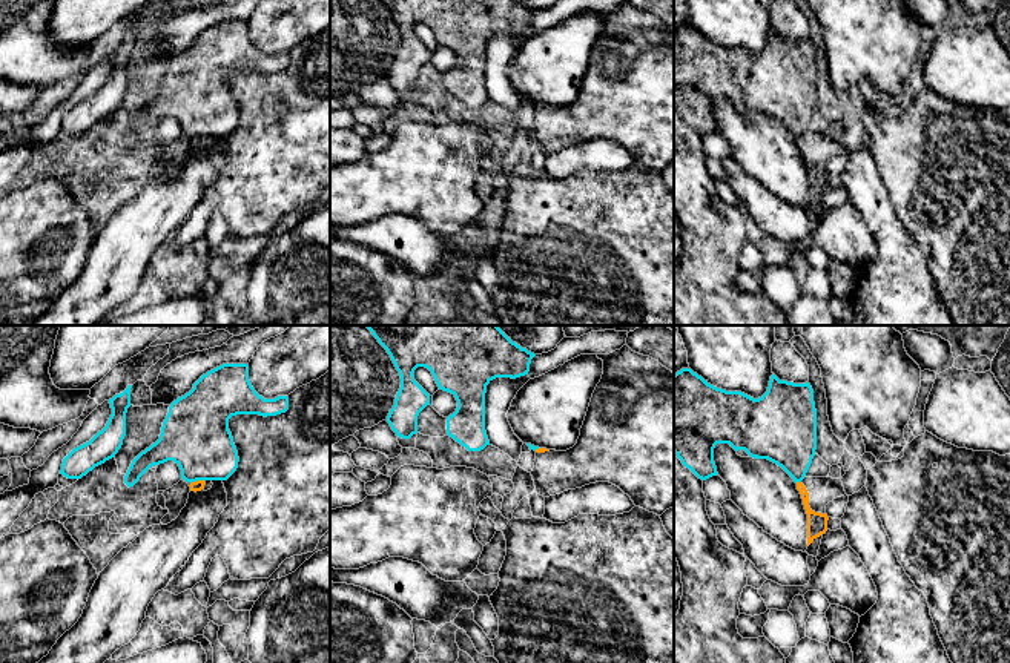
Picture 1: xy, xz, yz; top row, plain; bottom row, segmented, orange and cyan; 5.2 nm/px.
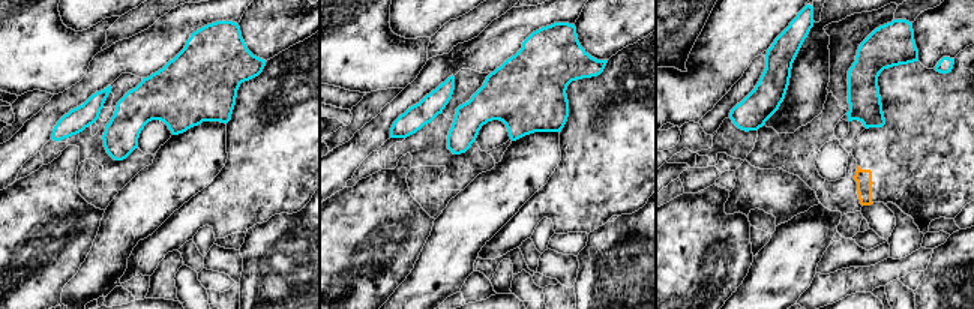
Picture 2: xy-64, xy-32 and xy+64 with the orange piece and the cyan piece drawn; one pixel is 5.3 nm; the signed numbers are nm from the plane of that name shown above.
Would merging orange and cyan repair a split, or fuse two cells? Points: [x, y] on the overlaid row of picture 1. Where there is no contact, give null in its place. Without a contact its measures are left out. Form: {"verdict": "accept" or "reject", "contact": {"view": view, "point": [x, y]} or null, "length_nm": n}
{"verdict": "reject", "contact": {"view": "yz", "point": [797, 482]}, "length_nm": 30}

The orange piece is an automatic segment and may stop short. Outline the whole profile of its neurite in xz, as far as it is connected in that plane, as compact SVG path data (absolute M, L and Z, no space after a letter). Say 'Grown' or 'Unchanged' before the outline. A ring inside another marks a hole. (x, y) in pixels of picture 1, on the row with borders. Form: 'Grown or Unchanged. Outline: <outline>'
Grown. Outline: M628 345L597 358L603 361L603 374L592 393L577 444L566 451L536 450L531 471L536 493L550 497L589 483L609 482L628 494L635 506L662 516L674 508L674 373Z

